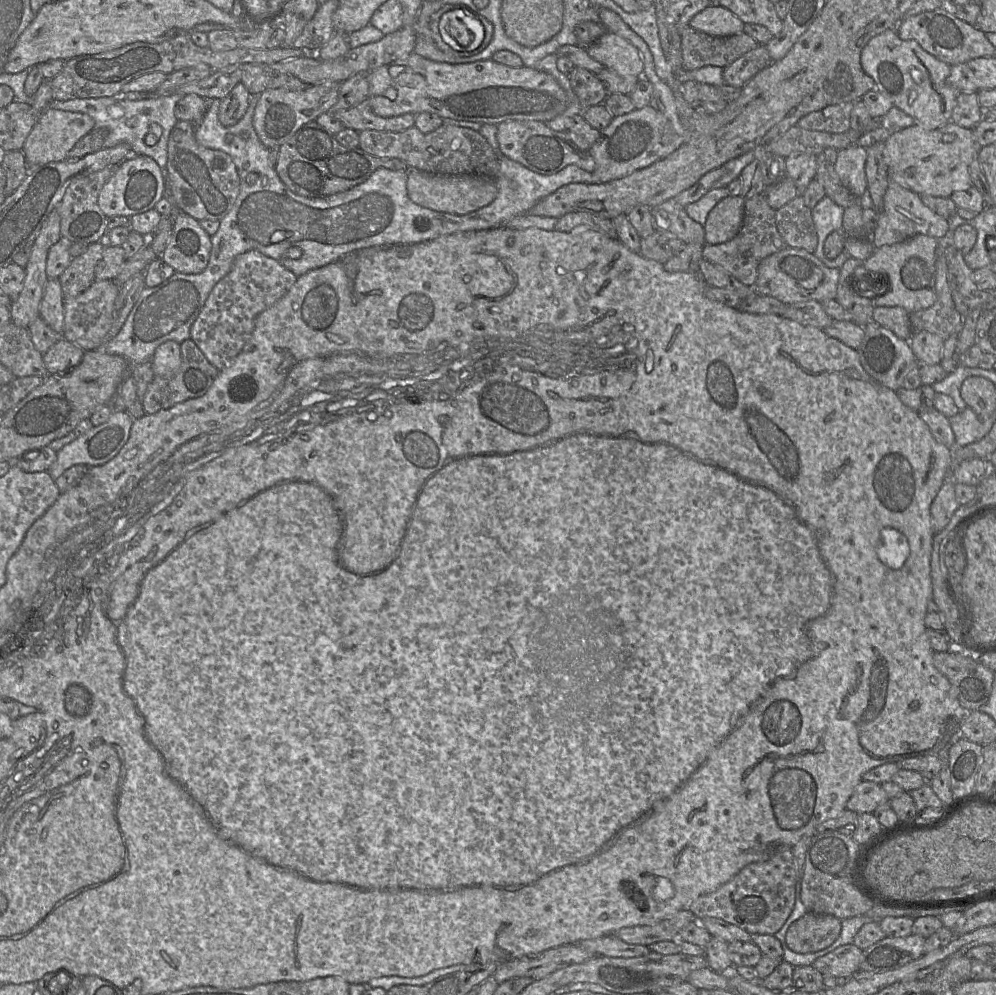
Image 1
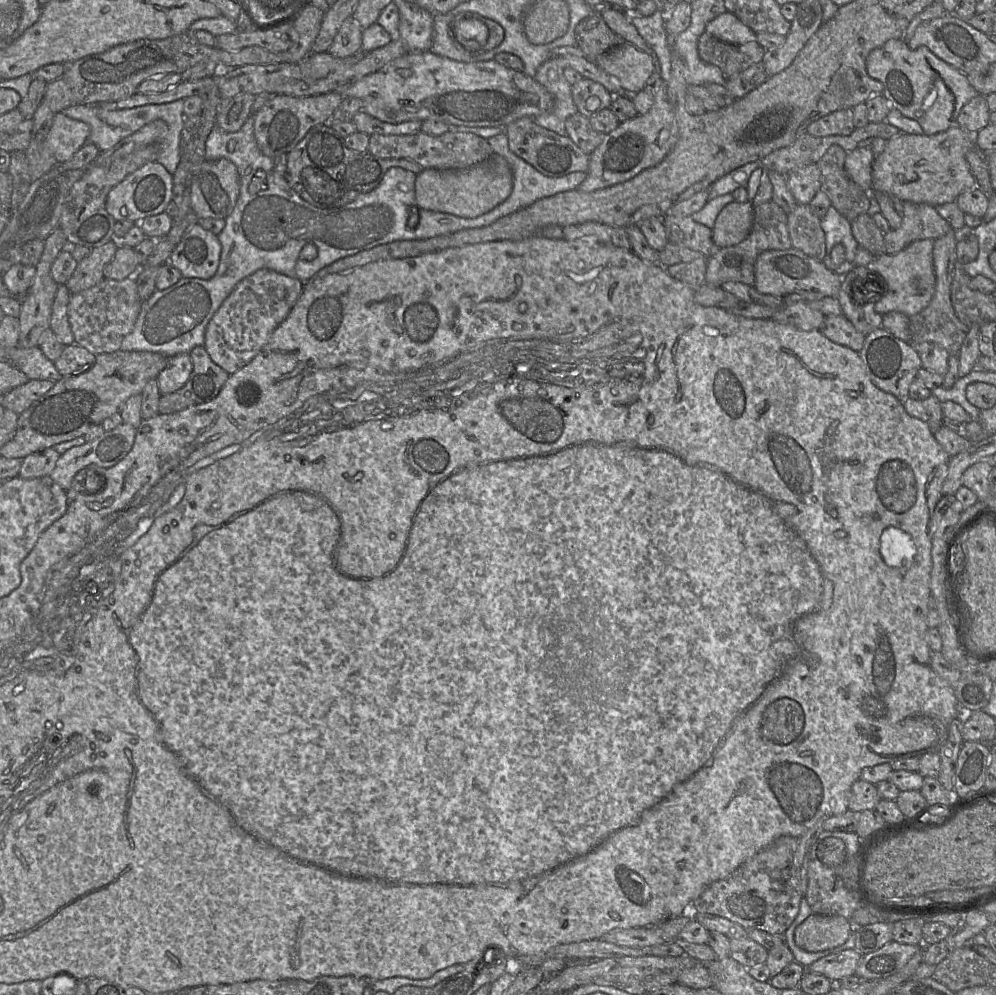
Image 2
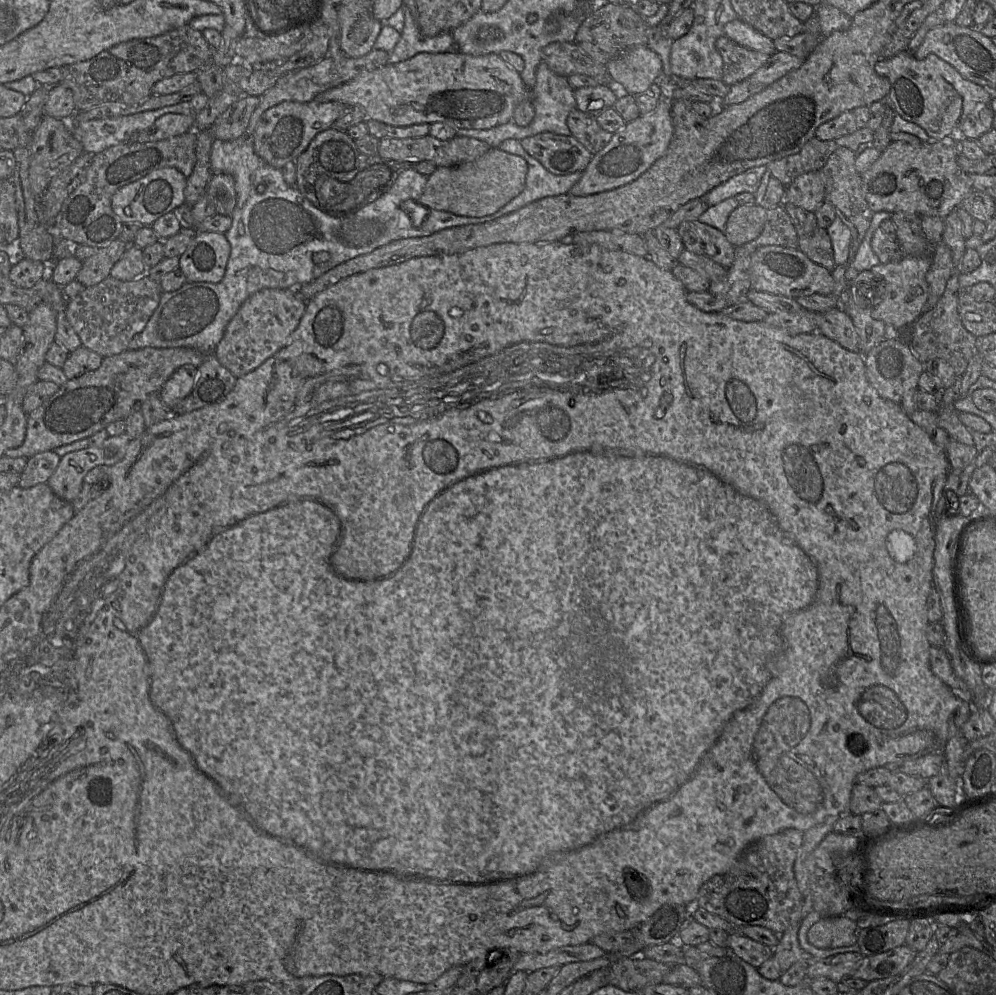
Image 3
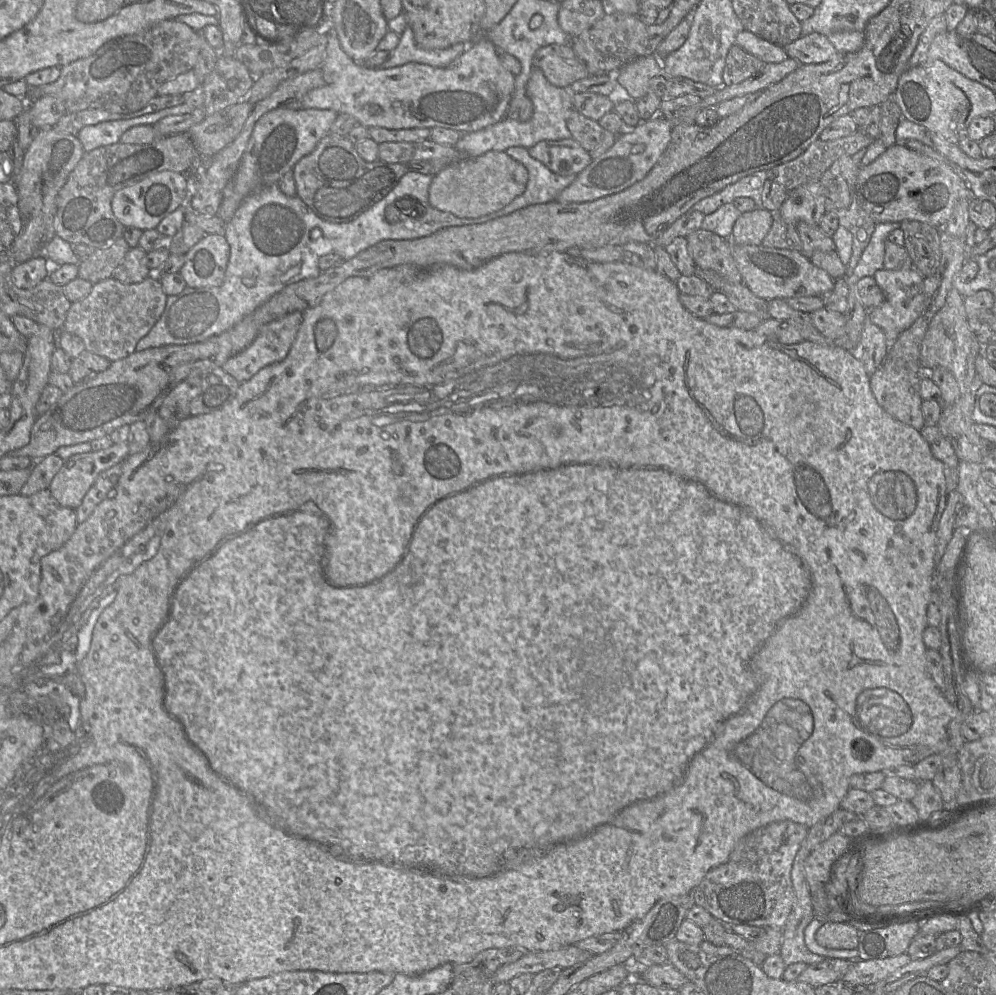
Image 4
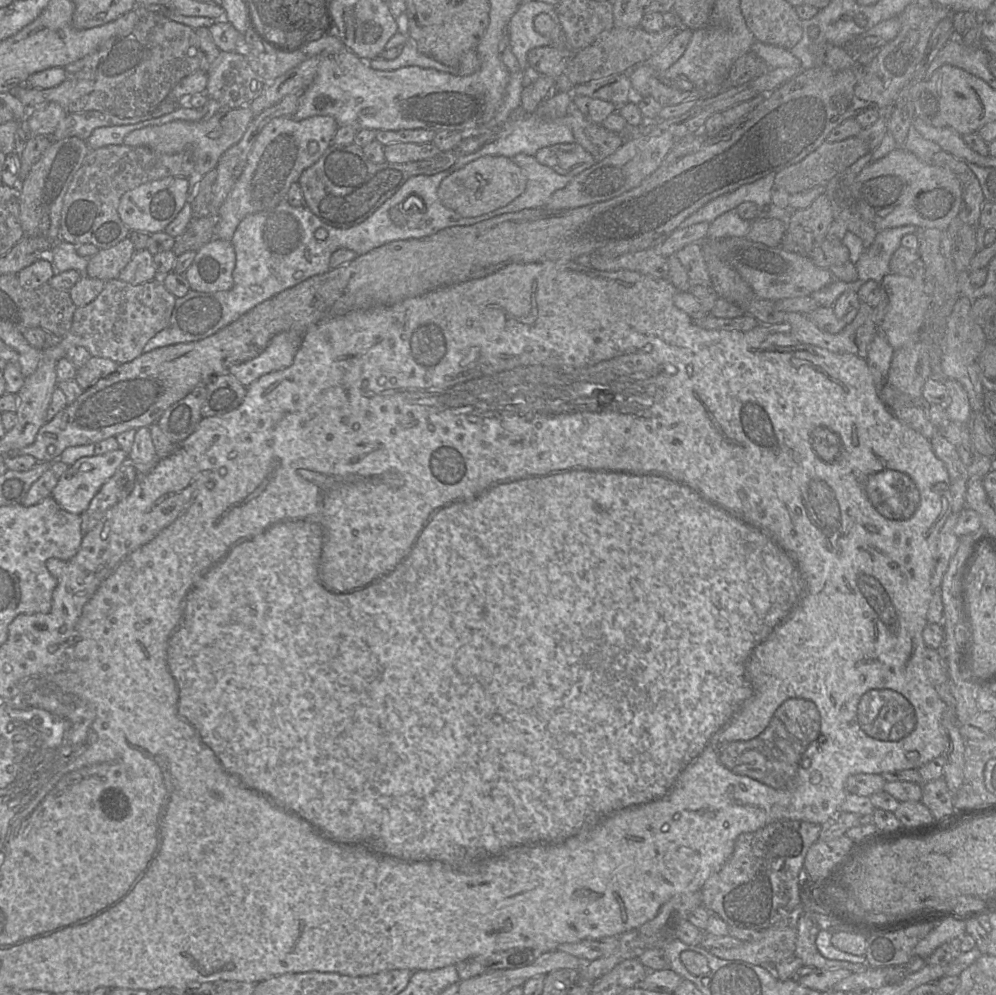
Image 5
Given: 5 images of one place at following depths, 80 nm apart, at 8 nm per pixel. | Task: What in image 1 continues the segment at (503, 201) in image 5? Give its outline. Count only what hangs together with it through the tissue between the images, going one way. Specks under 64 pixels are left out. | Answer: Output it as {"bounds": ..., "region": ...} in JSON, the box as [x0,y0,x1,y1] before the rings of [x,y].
{"bounds":[407,169,497,215],"region":[[[411,169],[408,172],[407,192],[416,204],[439,212],[464,215],[489,205],[497,196],[497,186],[492,179],[473,175],[444,175]]]}

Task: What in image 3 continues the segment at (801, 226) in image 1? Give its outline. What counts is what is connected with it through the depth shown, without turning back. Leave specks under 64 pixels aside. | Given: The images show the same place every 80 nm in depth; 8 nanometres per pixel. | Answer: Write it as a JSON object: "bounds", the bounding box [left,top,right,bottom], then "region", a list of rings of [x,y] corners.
{"bounds":[798,226,836,272],"region":[[[817,226],[811,234],[799,237],[798,249],[830,272],[836,267],[832,243],[824,228]]]}

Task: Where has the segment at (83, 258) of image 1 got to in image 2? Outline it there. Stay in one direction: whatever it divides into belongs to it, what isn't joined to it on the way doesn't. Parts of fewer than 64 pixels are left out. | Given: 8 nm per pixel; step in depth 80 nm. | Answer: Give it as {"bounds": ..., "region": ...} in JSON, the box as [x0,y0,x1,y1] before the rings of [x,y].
{"bounds":[65,240,118,294],"region":[[[111,240],[105,245],[91,249],[91,253],[78,265],[65,286],[71,294],[89,289],[104,279],[103,270],[111,262],[118,247]]]}

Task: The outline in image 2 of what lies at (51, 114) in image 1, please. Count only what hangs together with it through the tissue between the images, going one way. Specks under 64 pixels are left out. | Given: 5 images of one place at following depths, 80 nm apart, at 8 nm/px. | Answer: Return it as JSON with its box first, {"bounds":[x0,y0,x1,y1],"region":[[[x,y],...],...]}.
{"bounds":[45,113,90,162],"region":[[[55,113],[45,139],[46,149],[59,162],[70,160],[88,141],[90,127],[85,122]]]}

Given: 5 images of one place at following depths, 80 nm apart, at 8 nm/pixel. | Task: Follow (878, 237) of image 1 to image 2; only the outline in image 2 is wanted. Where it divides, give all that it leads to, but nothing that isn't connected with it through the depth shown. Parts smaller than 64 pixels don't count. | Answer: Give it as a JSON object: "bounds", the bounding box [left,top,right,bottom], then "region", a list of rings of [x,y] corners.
{"bounds":[884,202,951,254],"region":[[[903,202],[903,219],[898,229],[884,234],[885,254],[896,254],[917,240],[936,240],[951,229],[931,205]]]}

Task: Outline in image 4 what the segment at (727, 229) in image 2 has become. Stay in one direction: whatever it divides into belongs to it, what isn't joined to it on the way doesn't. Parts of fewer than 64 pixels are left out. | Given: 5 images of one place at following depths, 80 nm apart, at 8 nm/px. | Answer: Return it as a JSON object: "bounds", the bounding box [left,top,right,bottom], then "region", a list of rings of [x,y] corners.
{"bounds":[730,208,773,245],"region":[[[765,208],[741,213],[736,220],[730,239],[737,245],[761,245],[773,223],[773,213]]]}

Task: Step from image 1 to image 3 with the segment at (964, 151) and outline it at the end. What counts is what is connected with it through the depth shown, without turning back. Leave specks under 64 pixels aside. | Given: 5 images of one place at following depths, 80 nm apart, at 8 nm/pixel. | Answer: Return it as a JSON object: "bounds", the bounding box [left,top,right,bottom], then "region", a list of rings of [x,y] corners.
{"bounds":[861,137,974,220],"region":[[[954,137],[919,145],[891,141],[871,167],[861,174],[862,189],[869,208],[874,213],[905,212],[944,220],[974,190],[972,181],[957,163],[958,153]]]}

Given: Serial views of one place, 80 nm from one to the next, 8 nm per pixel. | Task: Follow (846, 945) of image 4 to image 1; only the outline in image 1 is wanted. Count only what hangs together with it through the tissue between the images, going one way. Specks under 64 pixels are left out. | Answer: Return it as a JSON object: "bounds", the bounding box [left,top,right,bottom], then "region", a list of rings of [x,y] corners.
{"bounds":[785,912,840,953],"region":[[[807,912],[790,925],[785,942],[796,953],[814,953],[831,946],[840,932],[840,919],[828,914]]]}

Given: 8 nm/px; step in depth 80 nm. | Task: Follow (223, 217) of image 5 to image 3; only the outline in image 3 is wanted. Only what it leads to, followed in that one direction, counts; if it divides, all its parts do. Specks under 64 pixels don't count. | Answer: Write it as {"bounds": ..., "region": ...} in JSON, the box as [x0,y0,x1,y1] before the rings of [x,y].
{"bounds":[253,100,343,169],"region":[[[316,100],[284,101],[269,108],[261,116],[253,134],[256,154],[270,166],[282,169],[286,163],[295,162],[318,133],[333,127],[343,108],[341,102]]]}

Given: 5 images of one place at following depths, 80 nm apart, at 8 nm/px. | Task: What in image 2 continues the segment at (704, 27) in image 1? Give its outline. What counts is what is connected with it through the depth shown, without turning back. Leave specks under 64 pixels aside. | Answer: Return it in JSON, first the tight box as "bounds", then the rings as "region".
{"bounds":[705,11,757,44],"region":[[[729,11],[718,15],[708,22],[705,32],[732,44],[757,41],[756,33]]]}

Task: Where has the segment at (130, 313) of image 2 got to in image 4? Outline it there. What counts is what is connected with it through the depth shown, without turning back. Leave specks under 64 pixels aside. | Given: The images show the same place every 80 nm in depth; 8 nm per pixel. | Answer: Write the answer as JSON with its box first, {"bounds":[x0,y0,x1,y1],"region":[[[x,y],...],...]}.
{"bounds":[63,274,167,362],"region":[[[153,274],[142,282],[133,284],[125,284],[110,277],[95,283],[86,298],[71,304],[63,328],[80,337],[89,352],[103,356],[111,362],[116,361],[136,351],[139,340],[160,319],[167,297],[160,278]]]}

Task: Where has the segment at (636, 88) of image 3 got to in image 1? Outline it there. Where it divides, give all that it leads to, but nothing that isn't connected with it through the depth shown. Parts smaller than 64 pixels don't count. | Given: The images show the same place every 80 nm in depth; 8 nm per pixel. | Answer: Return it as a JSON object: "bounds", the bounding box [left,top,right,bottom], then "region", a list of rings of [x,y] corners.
{"bounds":[585,33,644,76],"region":[[[605,33],[585,48],[593,59],[619,75],[643,76],[644,63],[638,49],[614,33]]]}

